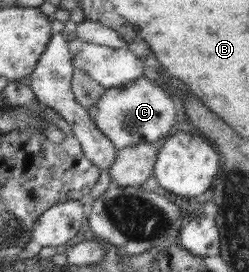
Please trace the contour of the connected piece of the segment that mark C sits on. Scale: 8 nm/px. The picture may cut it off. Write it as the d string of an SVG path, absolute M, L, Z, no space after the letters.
M145 76L122 87L103 90L102 97L88 110L96 125L114 142L117 150L151 141L161 144L178 128L178 111L172 97Z

